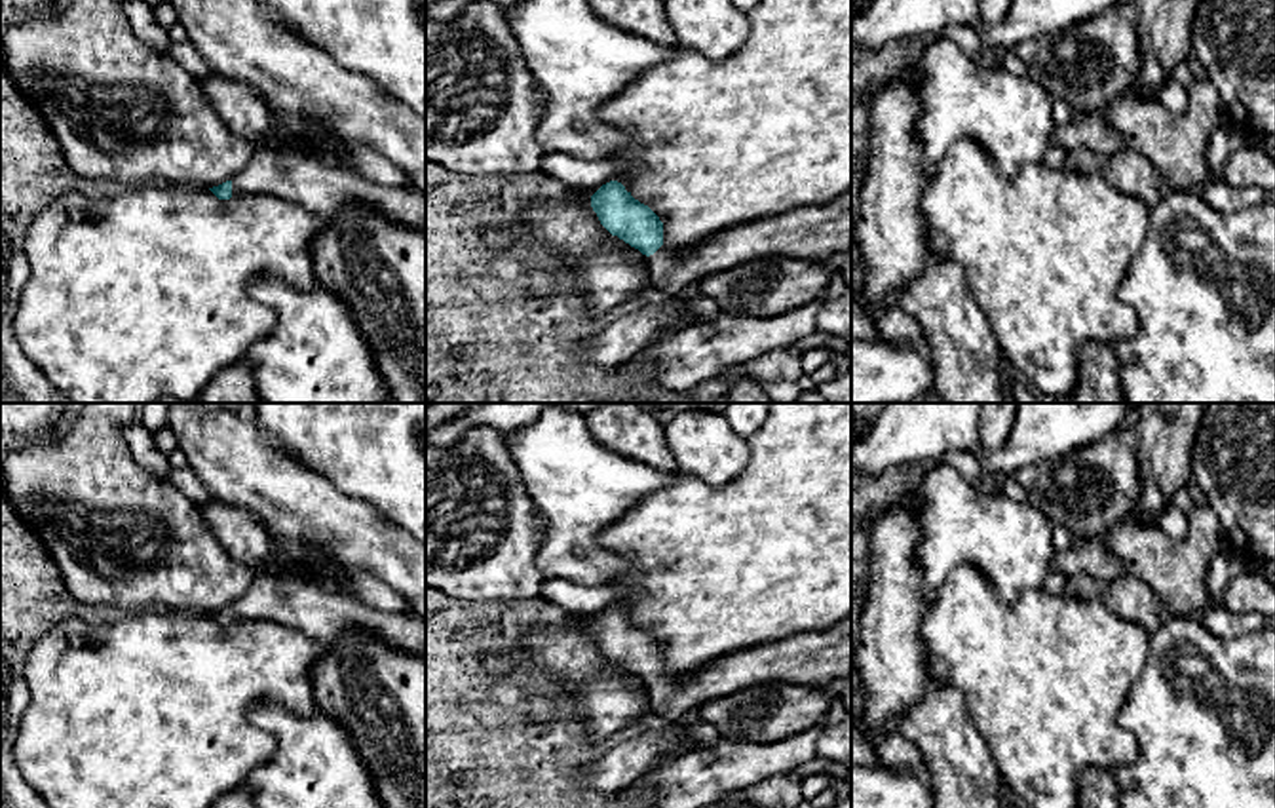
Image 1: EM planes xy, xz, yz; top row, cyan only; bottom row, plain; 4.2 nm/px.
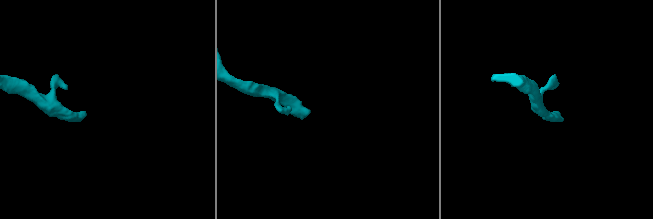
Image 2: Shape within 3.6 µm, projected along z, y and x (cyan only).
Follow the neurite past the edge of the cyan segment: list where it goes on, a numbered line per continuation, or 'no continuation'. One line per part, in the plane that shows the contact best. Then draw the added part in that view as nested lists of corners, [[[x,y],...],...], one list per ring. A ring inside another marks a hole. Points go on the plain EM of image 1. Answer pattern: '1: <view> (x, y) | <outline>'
1: xy (318, 611) | [[[258,574],[232,605],[232,622],[268,620],[317,643],[346,631],[367,631],[378,641],[426,658],[426,622],[414,612],[391,614],[365,605],[333,586]]]

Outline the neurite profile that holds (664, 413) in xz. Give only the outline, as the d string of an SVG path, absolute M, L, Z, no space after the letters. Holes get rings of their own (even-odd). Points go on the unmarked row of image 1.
M637 403L648 414L652 414L659 424L667 426L676 416L690 411L724 413L730 403Z

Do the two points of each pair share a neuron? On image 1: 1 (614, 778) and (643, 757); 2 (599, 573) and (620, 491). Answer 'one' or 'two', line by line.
1: one
2: one

